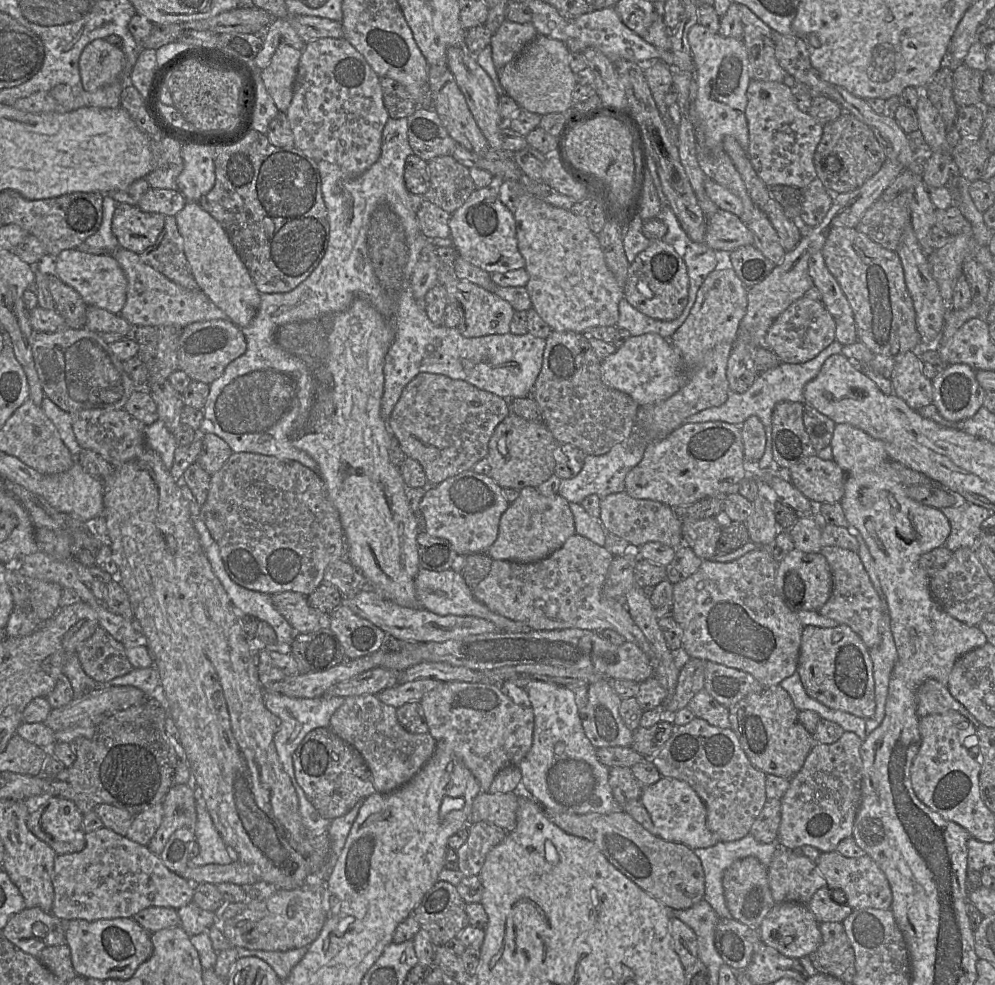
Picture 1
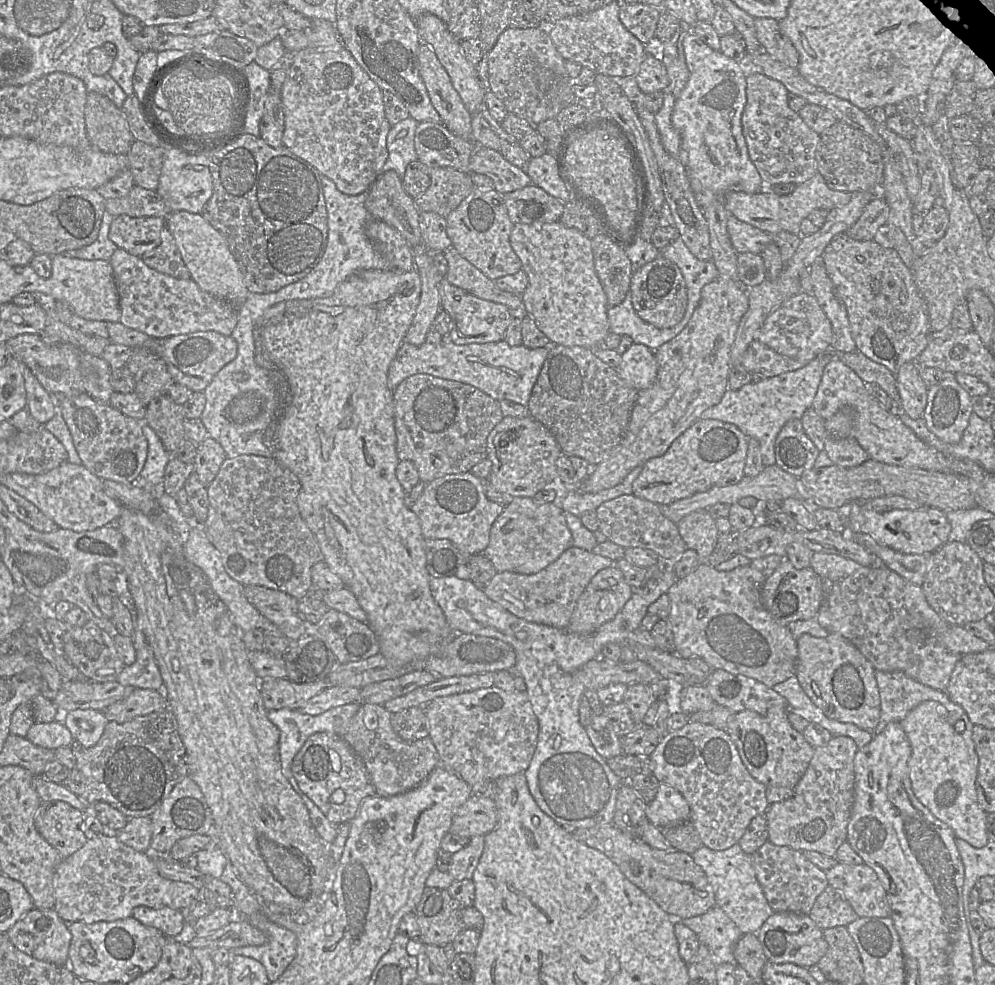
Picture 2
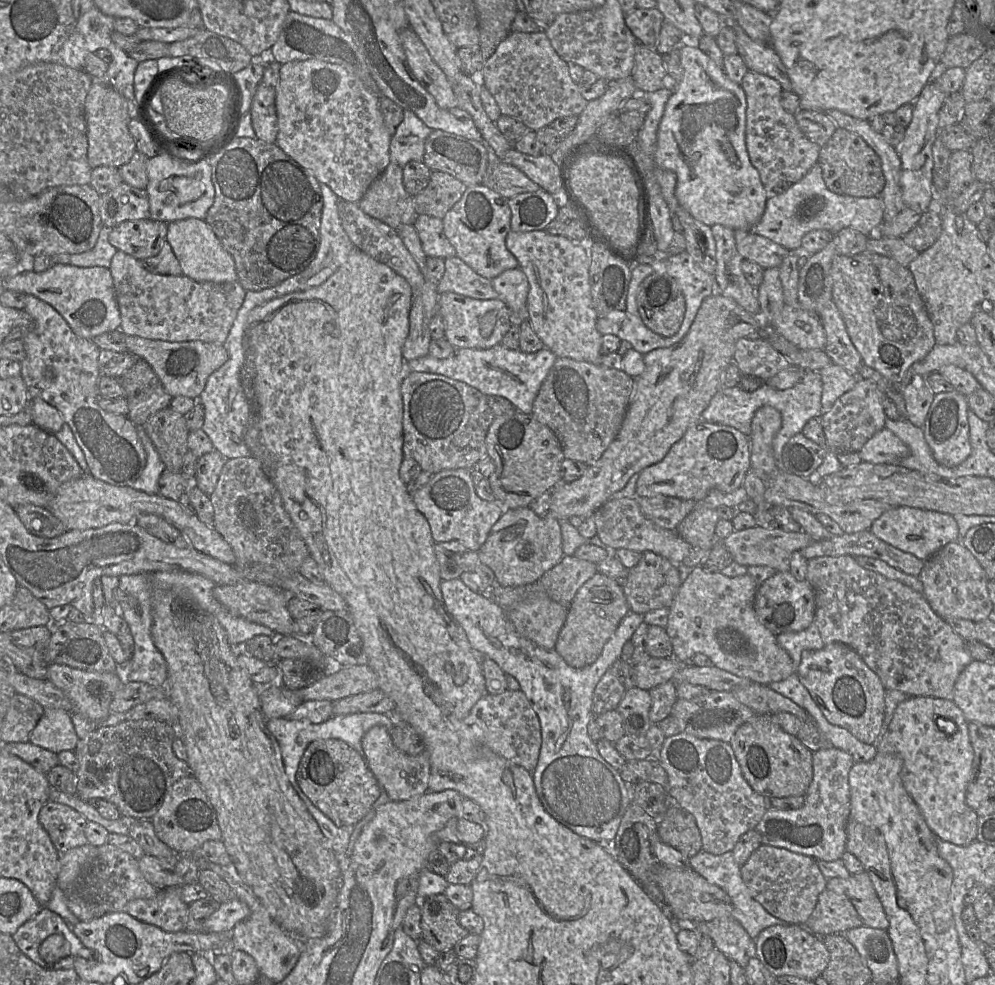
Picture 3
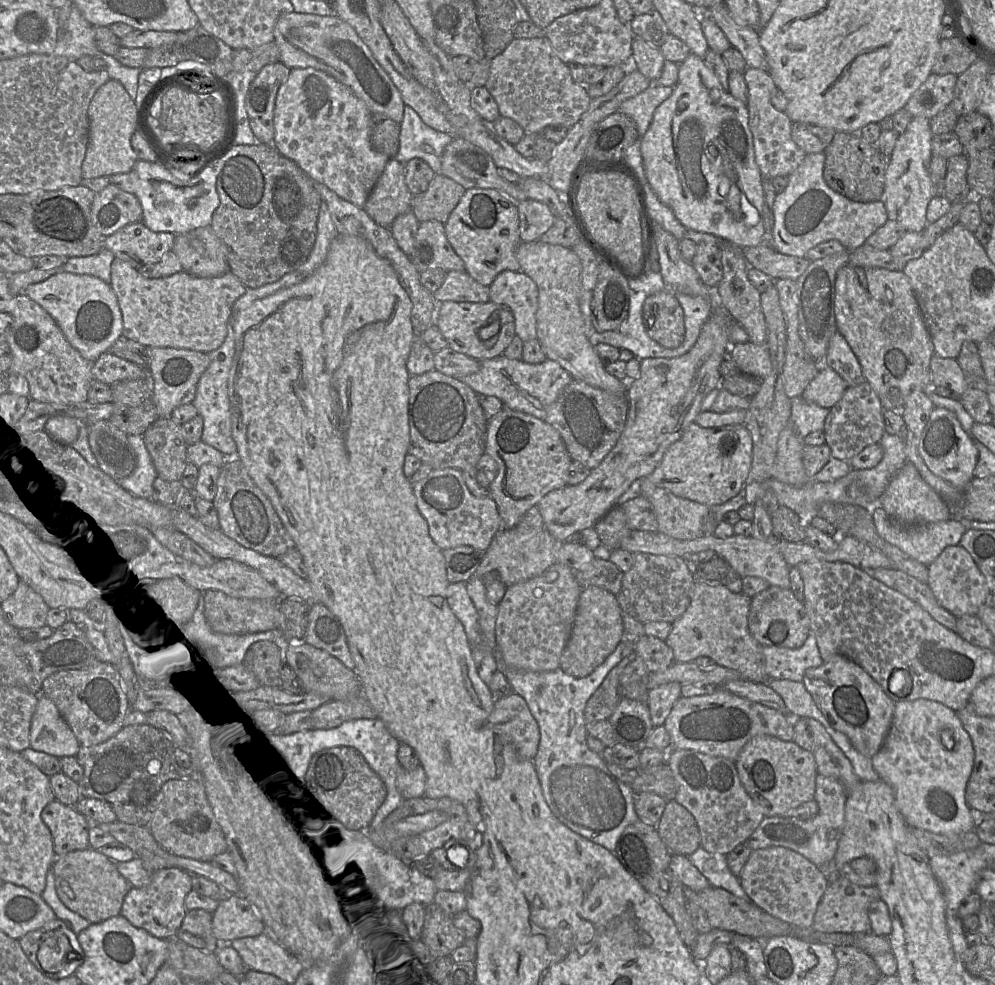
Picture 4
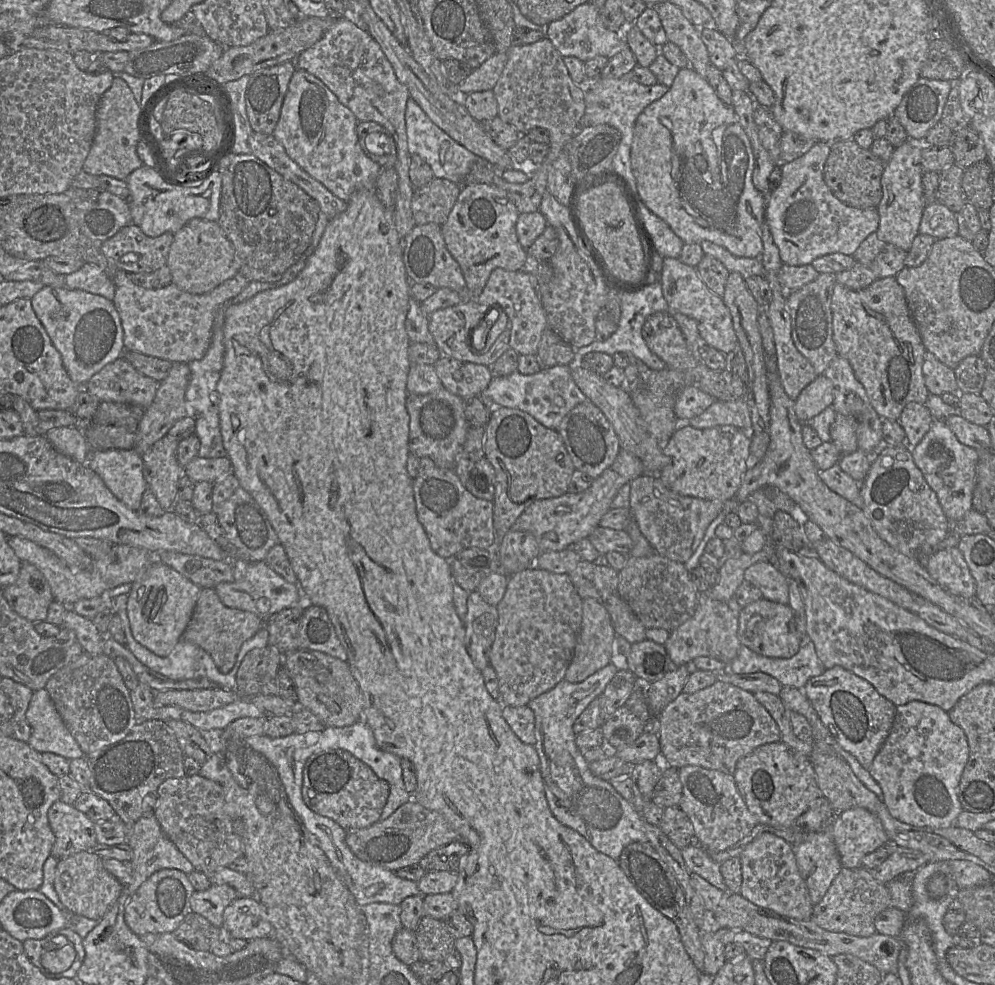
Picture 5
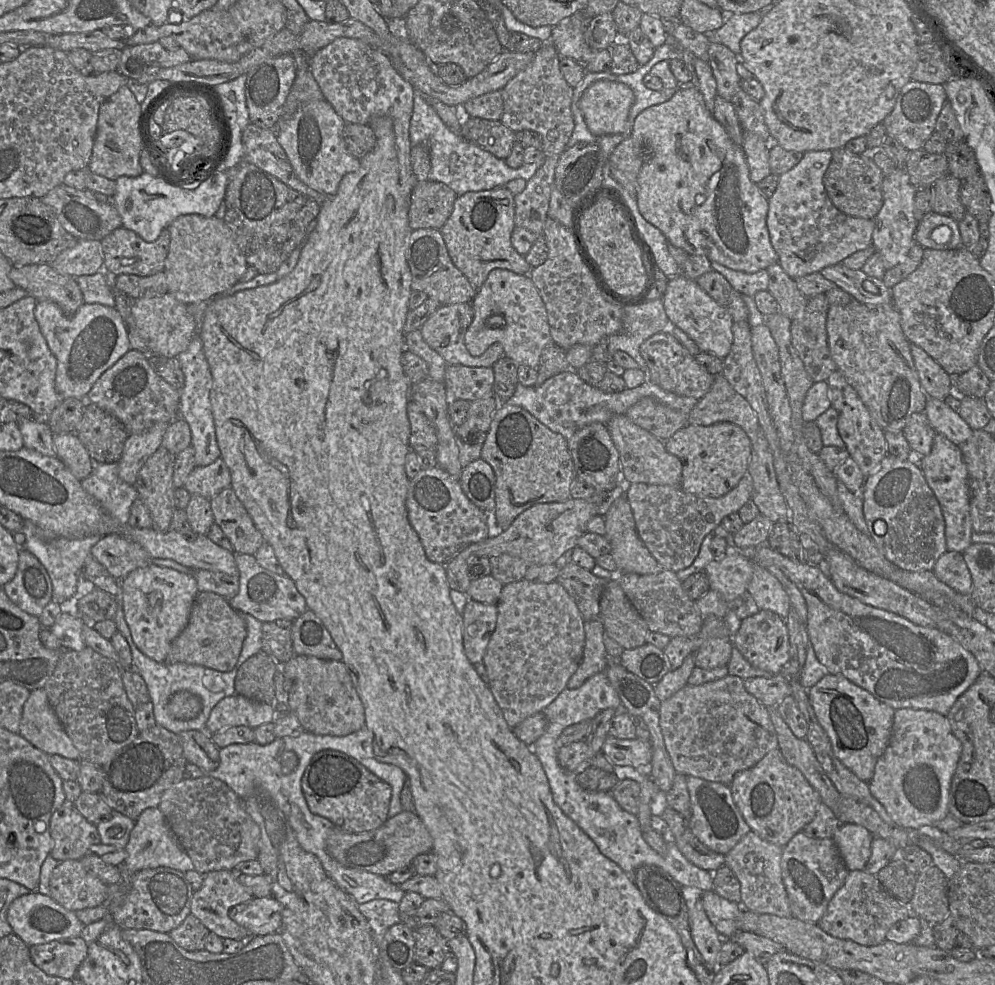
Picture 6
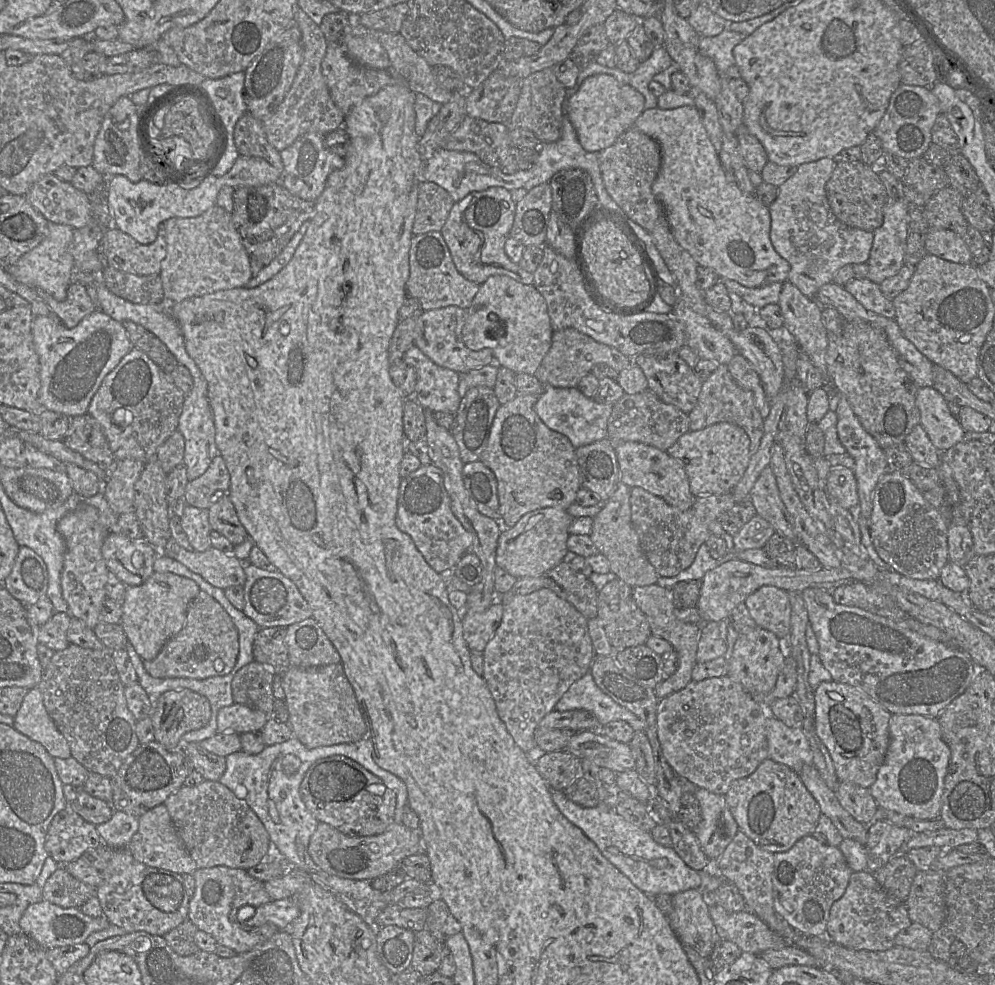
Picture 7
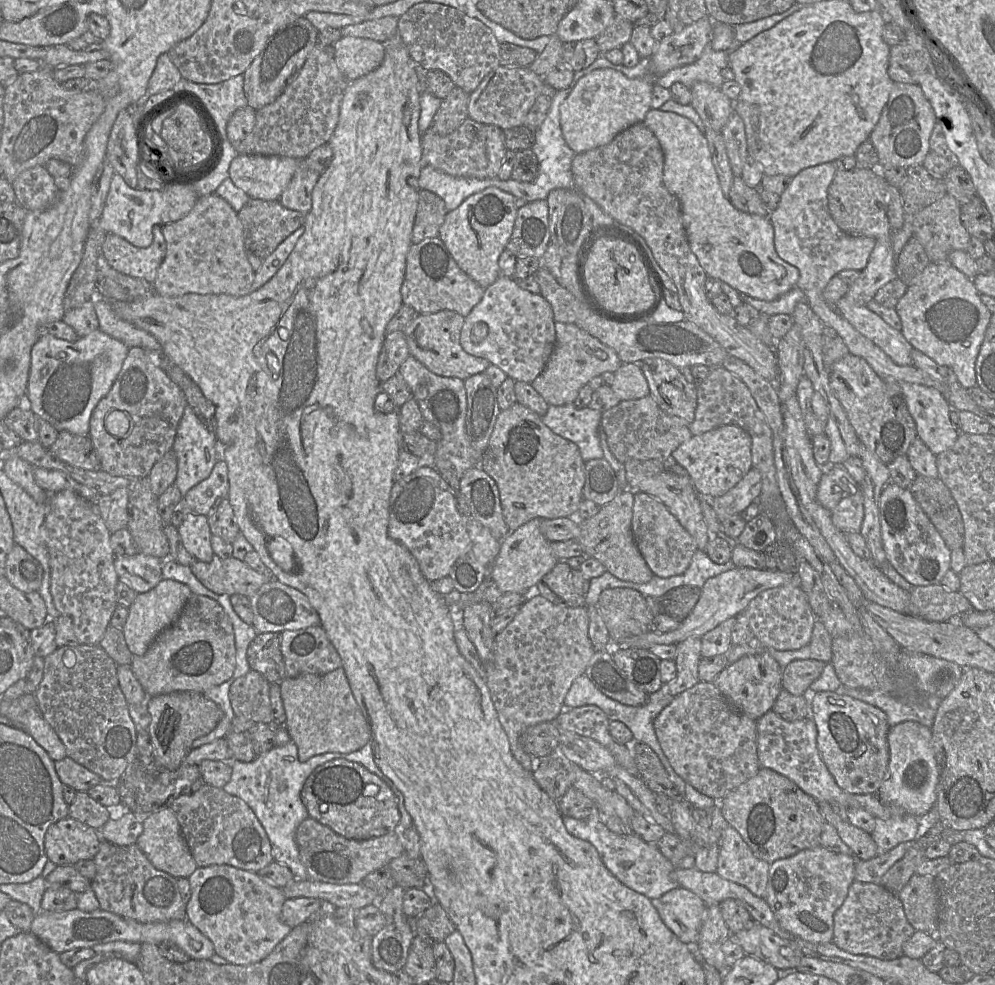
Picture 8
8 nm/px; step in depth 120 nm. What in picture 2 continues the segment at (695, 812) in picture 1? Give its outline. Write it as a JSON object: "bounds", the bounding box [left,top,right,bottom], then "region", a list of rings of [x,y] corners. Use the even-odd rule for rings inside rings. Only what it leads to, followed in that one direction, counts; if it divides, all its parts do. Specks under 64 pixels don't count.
{"bounds":[646,783,690,828],"region":[[[661,783],[655,799],[647,804],[646,815],[659,828],[671,827],[690,820],[690,806],[678,790]]]}

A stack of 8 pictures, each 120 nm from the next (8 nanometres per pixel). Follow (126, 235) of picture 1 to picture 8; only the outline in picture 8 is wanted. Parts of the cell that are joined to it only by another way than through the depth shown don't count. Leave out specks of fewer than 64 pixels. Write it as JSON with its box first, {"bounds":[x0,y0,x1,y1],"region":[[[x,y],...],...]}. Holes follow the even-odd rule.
{"bounds":[102,225,166,283],"region":[[[154,225],[152,232],[152,244],[146,248],[136,247],[119,235],[107,233],[102,254],[116,271],[154,283],[166,255],[166,241],[161,225]]]}

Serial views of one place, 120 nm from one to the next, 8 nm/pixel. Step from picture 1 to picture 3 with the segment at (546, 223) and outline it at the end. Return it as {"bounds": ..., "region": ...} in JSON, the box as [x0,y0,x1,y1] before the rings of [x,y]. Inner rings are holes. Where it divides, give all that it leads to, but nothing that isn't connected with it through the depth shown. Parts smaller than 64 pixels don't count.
{"bounds":[506,230,602,364],"region":[[[510,230],[506,236],[506,248],[519,263],[520,269],[529,282],[527,296],[528,318],[533,330],[542,340],[545,347],[557,357],[572,358],[592,364],[600,364],[602,356],[602,337],[597,330],[598,315],[593,305],[589,268],[591,259],[579,241],[573,241],[563,236],[551,235],[545,230],[531,232],[516,232]]]}

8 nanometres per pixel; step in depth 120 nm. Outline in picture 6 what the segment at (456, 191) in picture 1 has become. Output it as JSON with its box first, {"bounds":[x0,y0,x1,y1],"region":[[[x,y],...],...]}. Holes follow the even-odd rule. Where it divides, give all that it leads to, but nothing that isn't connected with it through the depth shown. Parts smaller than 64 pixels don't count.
{"bounds":[410,179,458,230],"region":[[[429,179],[416,182],[410,194],[410,228],[441,230],[453,211],[457,197],[458,195],[442,182]]]}

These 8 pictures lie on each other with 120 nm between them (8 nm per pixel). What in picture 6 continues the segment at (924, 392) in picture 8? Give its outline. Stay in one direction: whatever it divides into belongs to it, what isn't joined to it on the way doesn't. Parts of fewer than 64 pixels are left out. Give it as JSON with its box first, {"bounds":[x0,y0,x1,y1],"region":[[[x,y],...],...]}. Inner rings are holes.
{"bounds":[923,397,973,445],"region":[[[927,397],[923,412],[935,433],[944,435],[956,445],[964,443],[973,433],[960,415],[943,400]]]}

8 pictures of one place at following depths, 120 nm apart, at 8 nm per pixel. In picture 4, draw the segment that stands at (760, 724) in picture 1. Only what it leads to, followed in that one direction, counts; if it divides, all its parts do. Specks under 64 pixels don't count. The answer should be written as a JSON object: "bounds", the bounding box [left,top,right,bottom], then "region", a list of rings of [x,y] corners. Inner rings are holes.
{"bounds":[736,736,818,817],"region":[[[755,736],[741,750],[736,767],[745,790],[766,817],[787,817],[789,810],[815,798],[818,771],[814,754],[794,741]]]}

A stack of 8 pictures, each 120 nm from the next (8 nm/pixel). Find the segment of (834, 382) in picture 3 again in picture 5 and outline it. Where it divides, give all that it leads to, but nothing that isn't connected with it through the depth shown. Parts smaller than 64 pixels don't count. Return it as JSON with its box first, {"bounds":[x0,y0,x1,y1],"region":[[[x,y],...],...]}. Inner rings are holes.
{"bounds":[795,374,834,421],"region":[[[824,374],[808,384],[795,400],[795,412],[799,421],[807,420],[832,406],[834,401],[833,384]]]}

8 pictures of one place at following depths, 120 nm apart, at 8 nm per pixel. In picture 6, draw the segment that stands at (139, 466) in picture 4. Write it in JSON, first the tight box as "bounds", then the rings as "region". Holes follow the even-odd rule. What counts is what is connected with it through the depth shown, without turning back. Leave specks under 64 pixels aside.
{"bounds":[81,462,138,524],"region":[[[118,462],[95,463],[91,474],[81,484],[111,520],[128,524],[130,508],[138,492],[134,485],[120,479],[118,469]]]}

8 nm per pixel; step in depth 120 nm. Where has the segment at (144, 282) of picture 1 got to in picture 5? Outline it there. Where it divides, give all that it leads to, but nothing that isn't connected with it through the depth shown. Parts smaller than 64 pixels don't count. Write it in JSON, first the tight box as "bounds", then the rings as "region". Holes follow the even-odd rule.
{"bounds":[114,270,249,363],"region":[[[117,270],[114,304],[120,315],[124,346],[127,351],[140,352],[171,362],[189,363],[204,357],[210,347],[216,313],[229,300],[236,297],[249,283],[240,273],[224,281],[205,294],[192,294],[174,283],[159,288],[146,289],[134,284],[128,272]]]}

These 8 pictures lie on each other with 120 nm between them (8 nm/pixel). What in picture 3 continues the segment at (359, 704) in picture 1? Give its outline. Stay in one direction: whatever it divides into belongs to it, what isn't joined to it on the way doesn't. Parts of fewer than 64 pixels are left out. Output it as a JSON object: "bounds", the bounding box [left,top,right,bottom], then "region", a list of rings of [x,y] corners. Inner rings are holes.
{"bounds":[362,726,430,801],"region":[[[374,726],[362,738],[362,754],[366,763],[386,791],[391,801],[403,801],[427,792],[430,776],[430,759],[426,751],[412,756],[399,750],[393,743],[389,730]]]}

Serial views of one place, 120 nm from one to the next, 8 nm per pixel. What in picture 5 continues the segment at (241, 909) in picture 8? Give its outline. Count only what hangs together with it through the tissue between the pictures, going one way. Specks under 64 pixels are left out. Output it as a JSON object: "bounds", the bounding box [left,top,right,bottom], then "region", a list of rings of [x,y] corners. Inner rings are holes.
{"bounds":[190,883,238,928],"region":[[[212,883],[206,890],[195,890],[192,893],[190,909],[205,917],[214,926],[222,928],[225,908],[238,897],[235,889],[228,884]]]}

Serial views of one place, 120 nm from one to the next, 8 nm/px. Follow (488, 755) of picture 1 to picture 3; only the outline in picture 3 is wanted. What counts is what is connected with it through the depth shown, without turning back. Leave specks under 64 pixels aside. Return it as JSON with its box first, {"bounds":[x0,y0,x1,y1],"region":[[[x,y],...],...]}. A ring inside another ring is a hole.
{"bounds":[465,690,541,772],"region":[[[522,690],[486,694],[471,709],[465,723],[476,731],[476,740],[515,765],[532,772],[541,747],[541,725],[531,702]]]}

